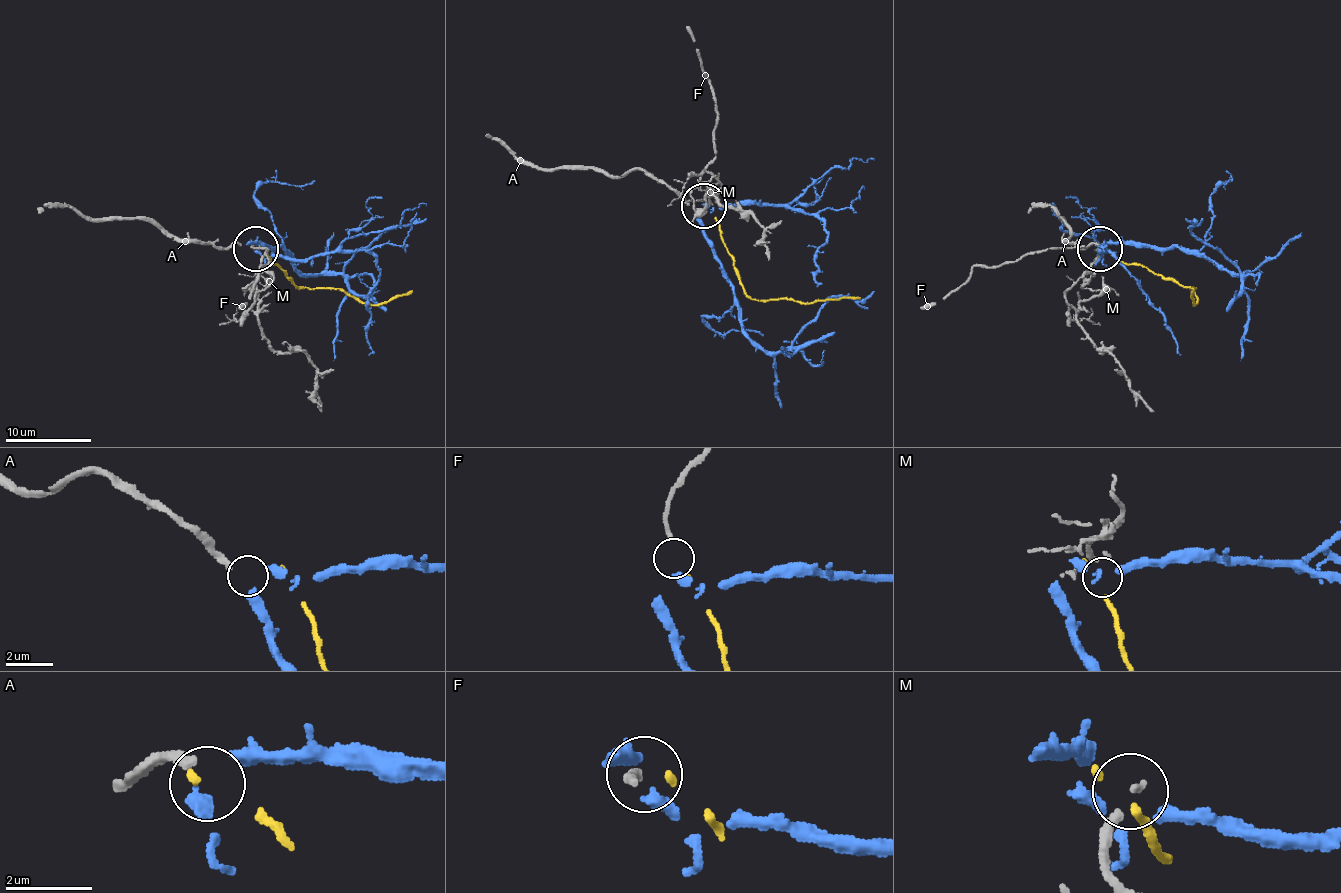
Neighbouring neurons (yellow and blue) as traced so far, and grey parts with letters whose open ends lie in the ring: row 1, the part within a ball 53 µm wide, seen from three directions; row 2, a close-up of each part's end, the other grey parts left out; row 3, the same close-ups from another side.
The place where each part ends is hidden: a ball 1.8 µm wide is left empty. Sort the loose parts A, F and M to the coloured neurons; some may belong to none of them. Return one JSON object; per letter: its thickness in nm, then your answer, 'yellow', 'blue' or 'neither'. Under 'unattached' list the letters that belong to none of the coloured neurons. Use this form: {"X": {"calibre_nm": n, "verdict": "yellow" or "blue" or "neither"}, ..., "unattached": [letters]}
{"A": {"calibre_nm": 240, "verdict": "blue"}, "F": {"calibre_nm": 200, "verdict": "yellow"}, "M": {"calibre_nm": 110, "verdict": "neither"}, "unattached": ["M"]}

